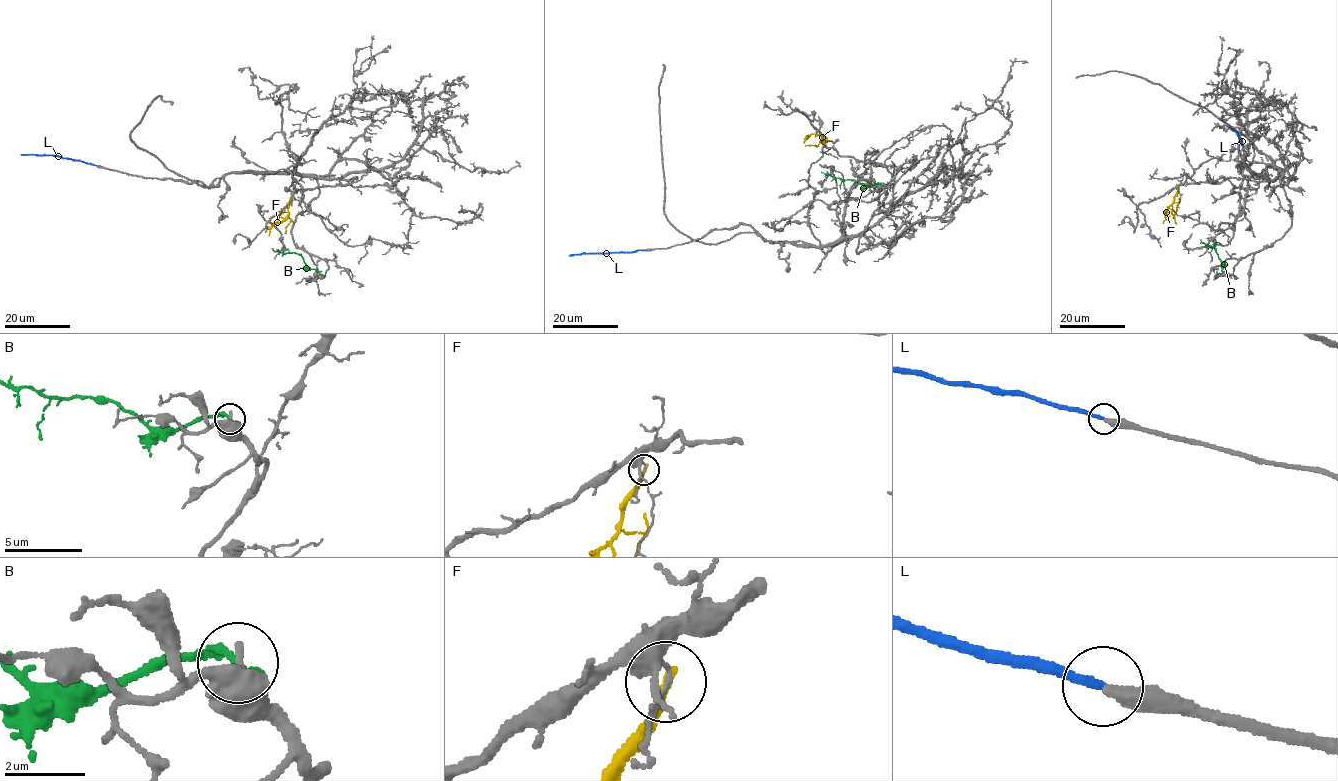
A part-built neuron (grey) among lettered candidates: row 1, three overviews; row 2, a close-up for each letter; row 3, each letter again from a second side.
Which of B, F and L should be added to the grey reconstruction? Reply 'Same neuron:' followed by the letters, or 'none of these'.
Same neuron: L

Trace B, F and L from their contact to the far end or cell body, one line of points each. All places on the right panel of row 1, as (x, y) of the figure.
B: (1223, 271), (1213, 246), (1200, 239)
F: (1178, 189), (1173, 202), (1165, 211), (1162, 223)
L: (1242, 146), (1230, 127)

